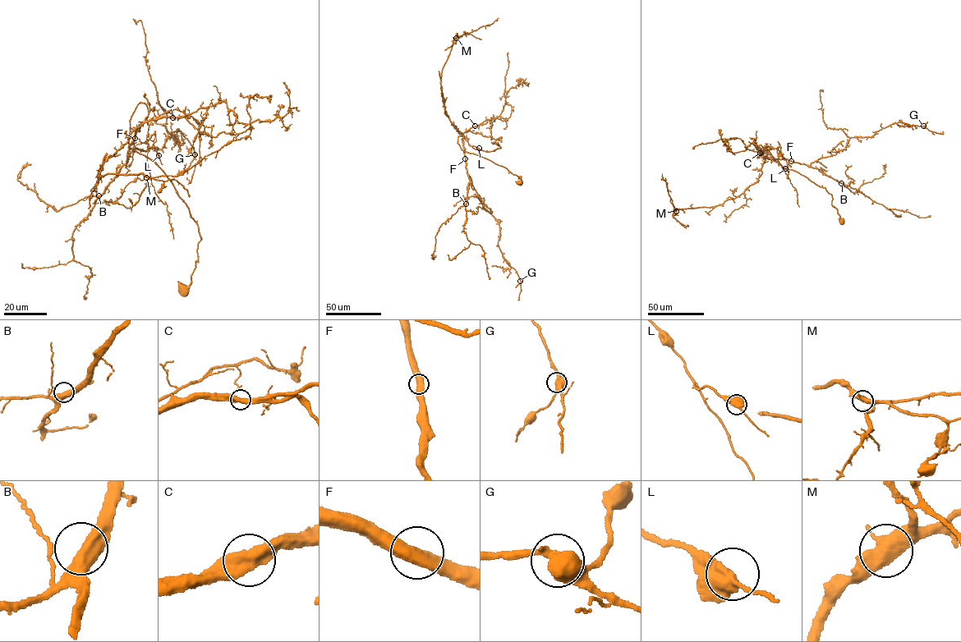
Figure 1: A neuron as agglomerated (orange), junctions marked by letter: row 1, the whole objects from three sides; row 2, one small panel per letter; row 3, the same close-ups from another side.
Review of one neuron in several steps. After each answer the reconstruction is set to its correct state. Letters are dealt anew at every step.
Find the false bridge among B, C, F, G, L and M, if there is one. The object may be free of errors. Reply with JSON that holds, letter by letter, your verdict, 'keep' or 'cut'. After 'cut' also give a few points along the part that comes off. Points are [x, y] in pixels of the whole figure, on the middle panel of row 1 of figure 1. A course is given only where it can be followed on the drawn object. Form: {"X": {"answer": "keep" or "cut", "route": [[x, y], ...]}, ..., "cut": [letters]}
{"B": {"answer": "keep"}, "C": {"answer": "keep"}, "F": {"answer": "keep"}, "G": {"answer": "keep"}, "L": {"answer": "keep"}, "M": {"answer": "keep"}, "cut": []}

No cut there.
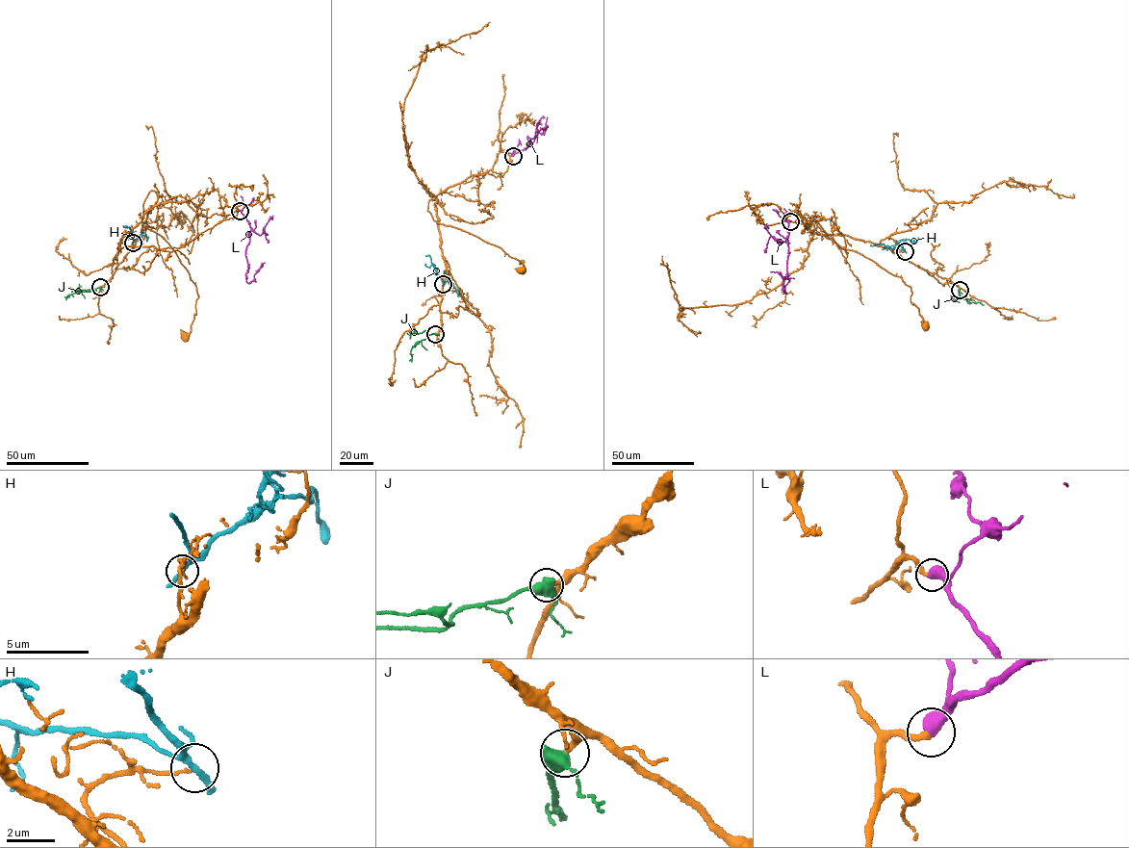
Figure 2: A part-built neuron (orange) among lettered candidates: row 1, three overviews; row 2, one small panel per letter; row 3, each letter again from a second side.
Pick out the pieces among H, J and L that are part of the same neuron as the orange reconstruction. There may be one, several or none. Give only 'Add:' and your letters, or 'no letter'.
Add: J, L

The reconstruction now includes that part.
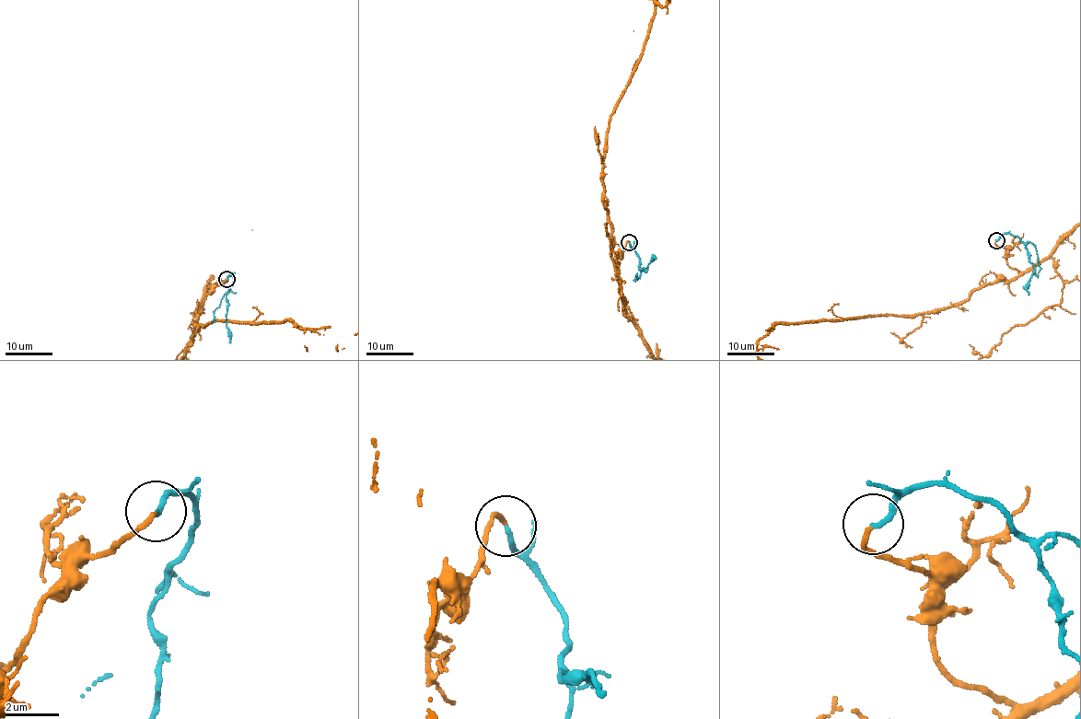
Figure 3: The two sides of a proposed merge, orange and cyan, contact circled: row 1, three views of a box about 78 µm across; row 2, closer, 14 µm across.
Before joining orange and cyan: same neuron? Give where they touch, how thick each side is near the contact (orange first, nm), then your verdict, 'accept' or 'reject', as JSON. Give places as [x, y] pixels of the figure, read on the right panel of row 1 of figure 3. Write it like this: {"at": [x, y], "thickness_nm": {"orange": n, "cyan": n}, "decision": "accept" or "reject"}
{"at": [996, 240], "thickness_nm": {"orange": 180, "cyan": 180}, "decision": "accept"}

